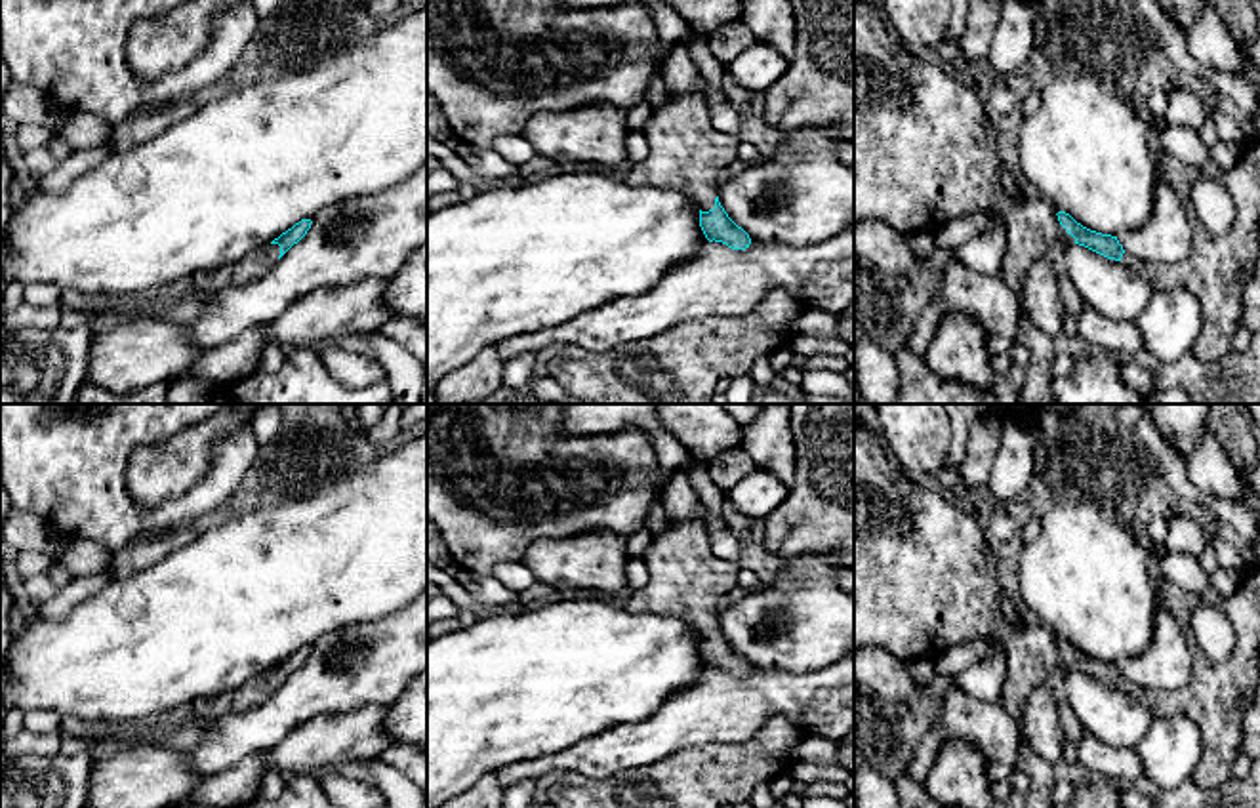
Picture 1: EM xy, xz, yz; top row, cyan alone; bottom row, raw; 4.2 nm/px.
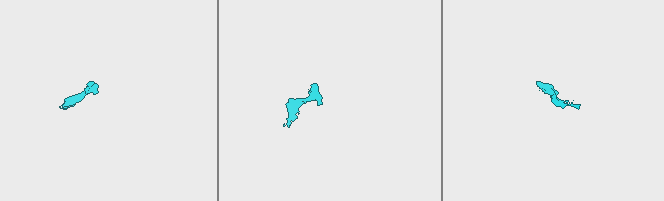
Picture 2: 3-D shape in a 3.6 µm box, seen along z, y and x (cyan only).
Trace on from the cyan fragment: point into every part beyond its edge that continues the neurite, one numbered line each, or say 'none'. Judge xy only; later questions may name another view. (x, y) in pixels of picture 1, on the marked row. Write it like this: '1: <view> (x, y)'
1: xy (250, 267)

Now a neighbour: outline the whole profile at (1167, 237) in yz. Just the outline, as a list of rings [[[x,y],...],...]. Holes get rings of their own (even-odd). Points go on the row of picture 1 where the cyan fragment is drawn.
[[[1157,181],[1153,210],[1144,227],[1117,236],[1125,252],[1136,255],[1153,269],[1184,261],[1193,248],[1193,227],[1176,191]]]

